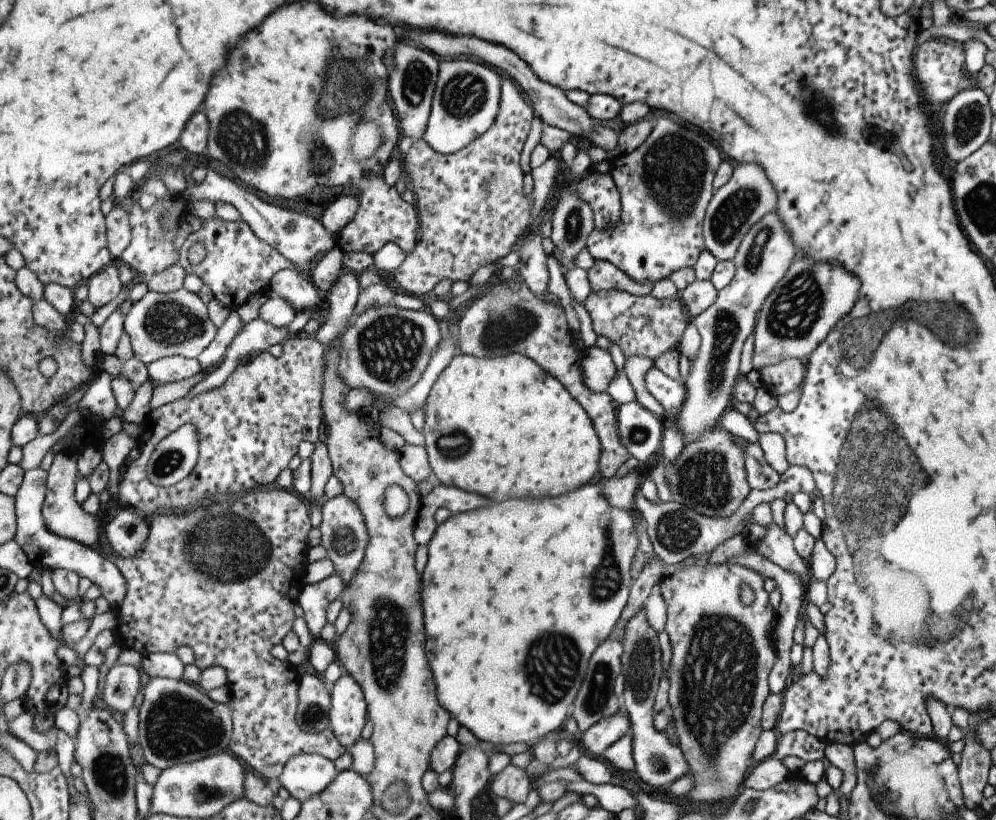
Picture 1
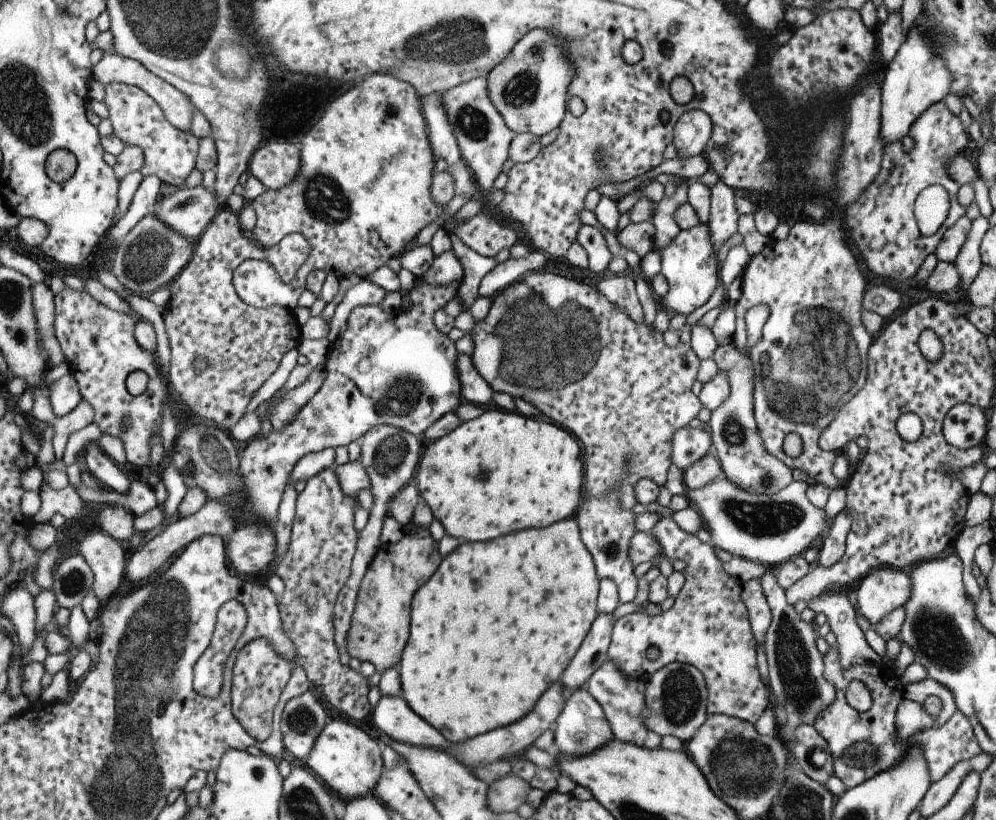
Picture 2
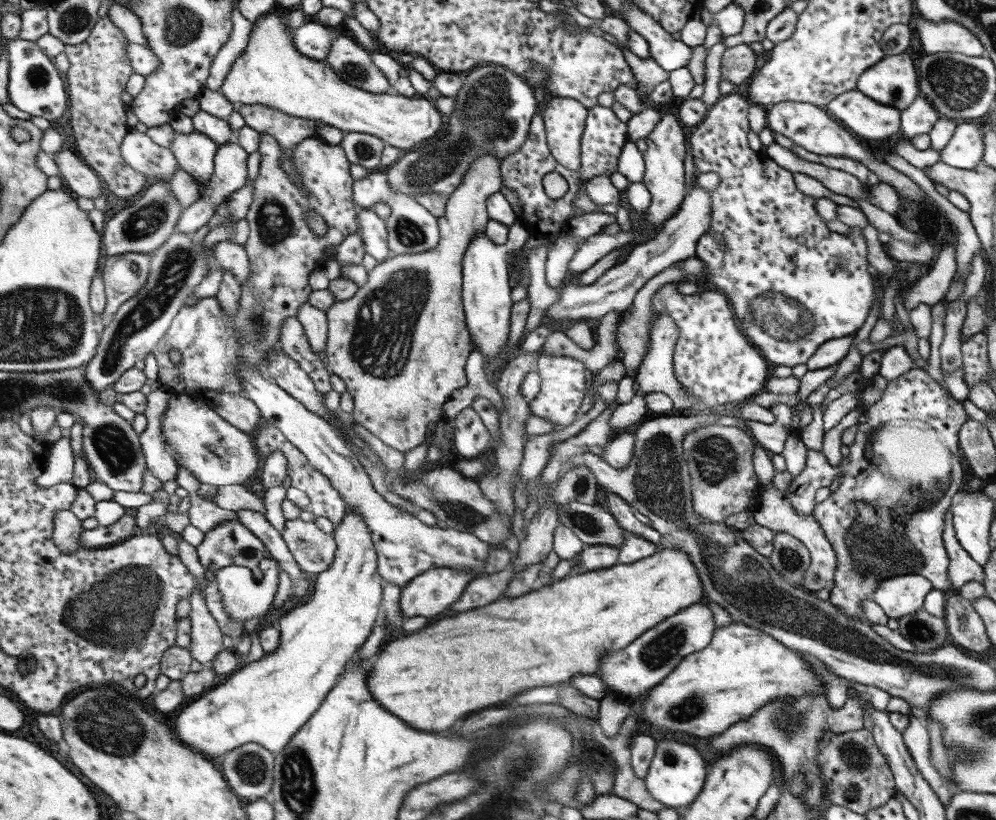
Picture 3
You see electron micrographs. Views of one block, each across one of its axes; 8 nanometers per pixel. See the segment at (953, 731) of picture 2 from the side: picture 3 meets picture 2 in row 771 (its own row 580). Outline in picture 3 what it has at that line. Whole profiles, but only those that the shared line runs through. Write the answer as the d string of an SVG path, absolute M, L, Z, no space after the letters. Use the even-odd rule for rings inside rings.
M913 368L899 378L887 382L881 398L869 406L863 408L867 414L865 424L857 424L857 434L855 442L849 446L849 456L839 462L837 468L833 468L823 452L813 452L807 450L805 458L805 468L801 474L797 474L789 488L785 490L785 496L789 504L793 506L795 514L803 518L815 518L819 528L825 534L825 540L831 544L835 550L835 560L837 560L837 572L833 576L833 588L829 592L829 604L839 610L843 616L851 618L853 622L859 622L863 626L873 628L873 634L883 638L889 646L903 650L903 652L913 652L915 646L903 644L899 634L887 628L875 628L869 624L863 608L863 602L873 600L875 588L895 576L921 576L927 578L933 590L945 592L947 596L957 596L959 590L955 590L947 578L949 570L949 558L947 550L943 544L943 528L945 528L945 514L951 506L951 498L961 490L959 486L963 484L963 458L959 452L959 430L969 418L963 412L961 402L951 404L945 398L945 392L931 380L929 374L925 374L921 368ZM875 438L875 468L867 462L865 458L865 442ZM835 476L841 476L839 486L833 490L833 494L825 502L817 502L815 494L821 488L827 488Z

